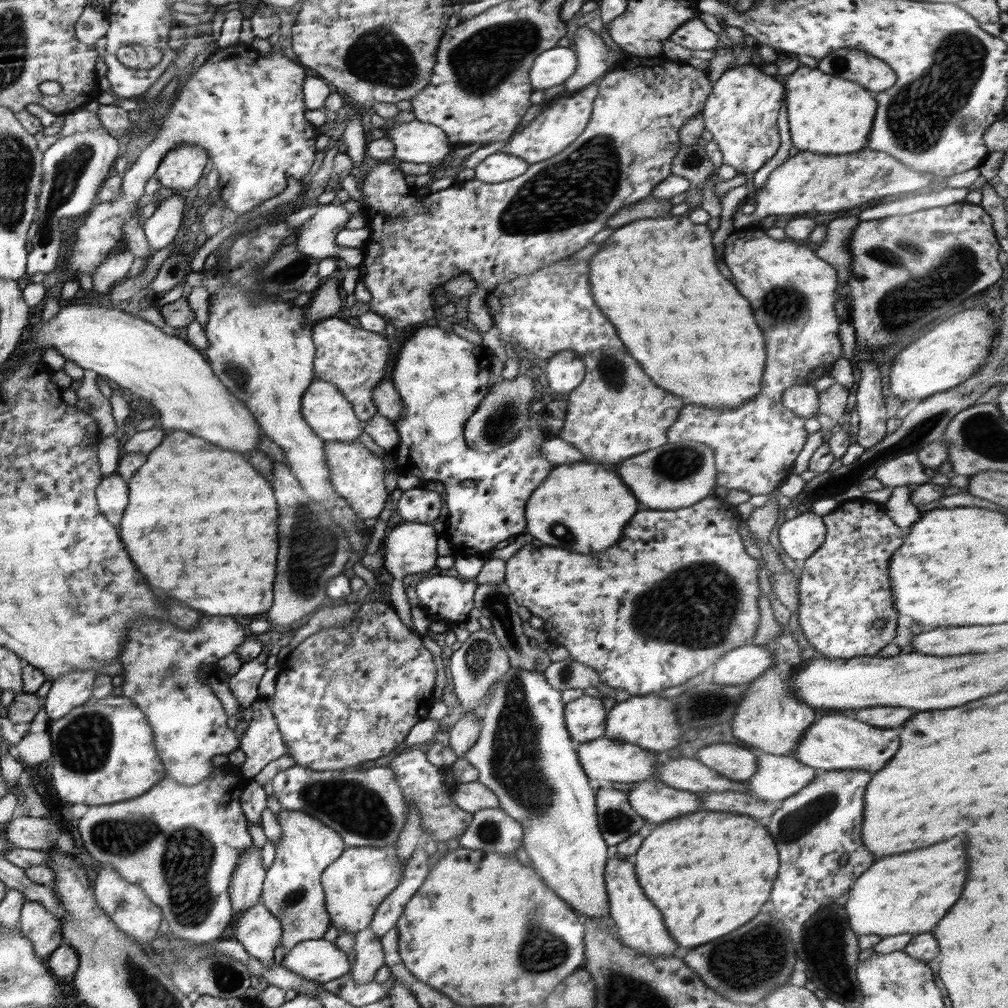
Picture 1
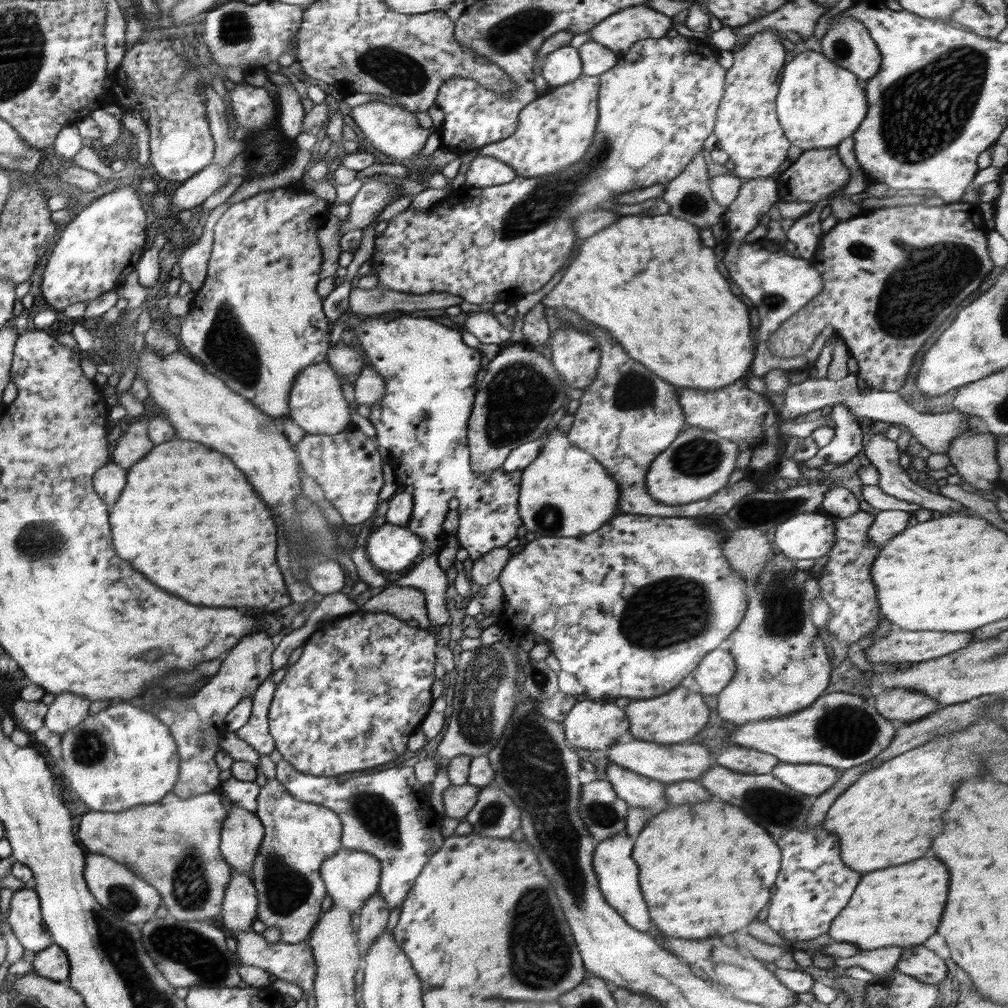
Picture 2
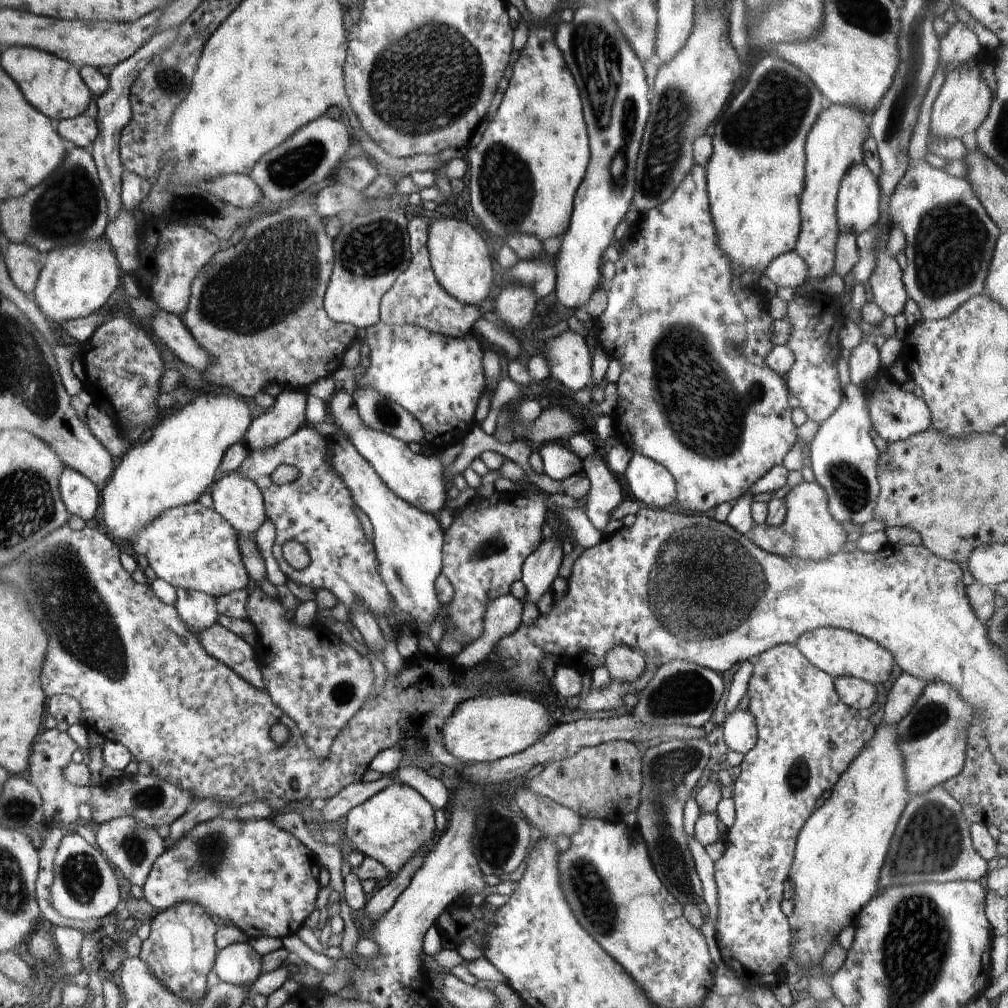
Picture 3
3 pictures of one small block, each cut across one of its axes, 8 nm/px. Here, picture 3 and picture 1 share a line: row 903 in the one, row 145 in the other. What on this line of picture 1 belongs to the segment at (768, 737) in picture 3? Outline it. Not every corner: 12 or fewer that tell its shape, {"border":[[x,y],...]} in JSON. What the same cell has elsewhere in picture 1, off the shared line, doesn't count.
{"border":[[756,60],[702,109],[724,164],[755,173],[780,149],[784,87]]}

